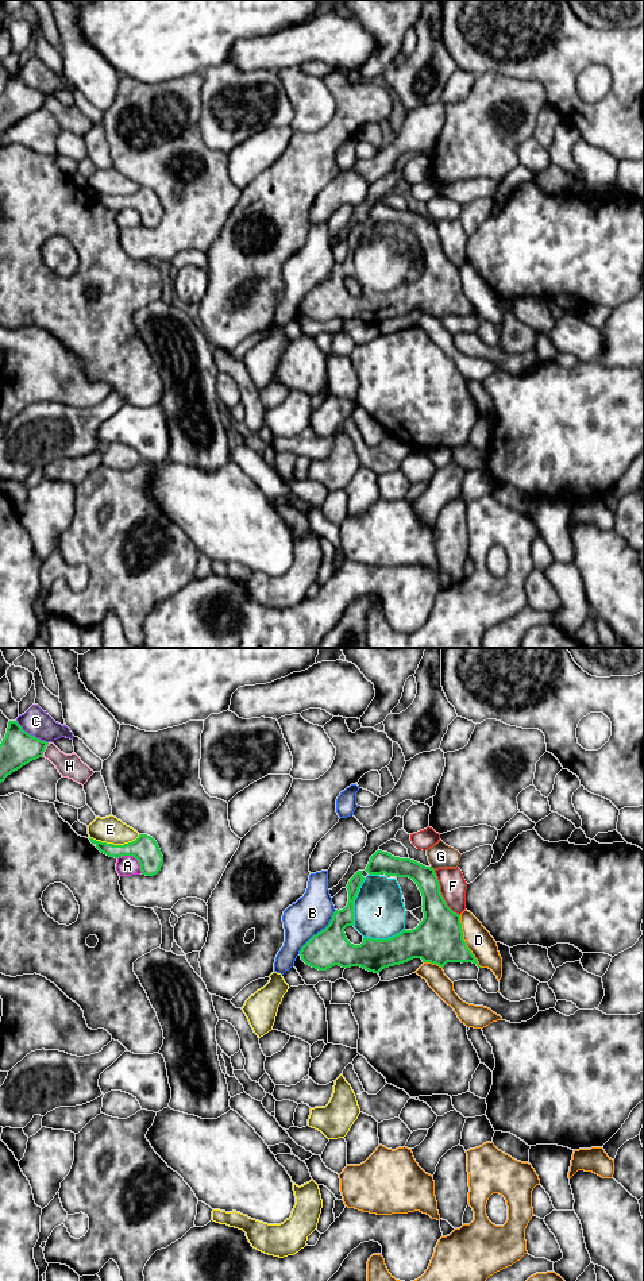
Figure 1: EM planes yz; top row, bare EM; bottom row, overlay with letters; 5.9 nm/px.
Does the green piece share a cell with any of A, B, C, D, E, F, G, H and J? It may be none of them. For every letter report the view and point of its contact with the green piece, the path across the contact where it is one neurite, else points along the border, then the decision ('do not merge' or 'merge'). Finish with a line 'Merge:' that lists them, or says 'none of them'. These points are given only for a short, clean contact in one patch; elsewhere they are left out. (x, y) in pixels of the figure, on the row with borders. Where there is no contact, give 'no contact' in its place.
A: contact yz (134, 856); do not merge
B: contact yz (320, 932); do not merge
C: contact yz (30, 734); border yz (16, 720), (24, 730), (47, 743); do not merge
D: contact yz (463, 941); do not merge
E: contact yz (112, 844); do not merge
F: contact yz (440, 894); do not merge
G: contact yz (432, 868); do not merge
H: contact yz (45, 748); do not merge
J: contact yz (353, 902); merge
Merge: J

